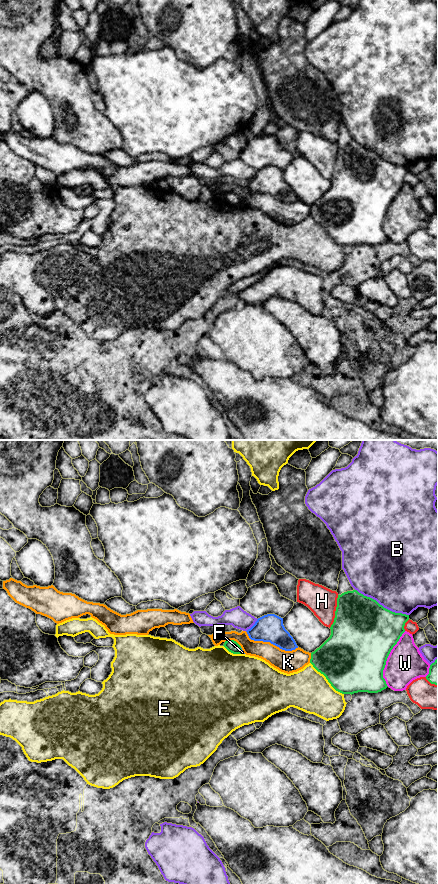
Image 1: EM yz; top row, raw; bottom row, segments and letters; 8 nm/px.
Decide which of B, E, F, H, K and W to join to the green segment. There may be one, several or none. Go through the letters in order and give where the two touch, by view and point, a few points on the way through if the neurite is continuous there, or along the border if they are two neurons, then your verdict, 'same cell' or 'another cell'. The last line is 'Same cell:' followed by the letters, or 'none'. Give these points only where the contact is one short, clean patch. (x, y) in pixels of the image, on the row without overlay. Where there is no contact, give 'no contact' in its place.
B: yz (381, 157) | another cell
E: yz (326, 230) | another cell
F: yz (241, 202) | another cell
H: yz (335, 163) | another cell
K: yz (233, 192) | another cell
W: yz (386, 211) | another cell
Same cell: none

